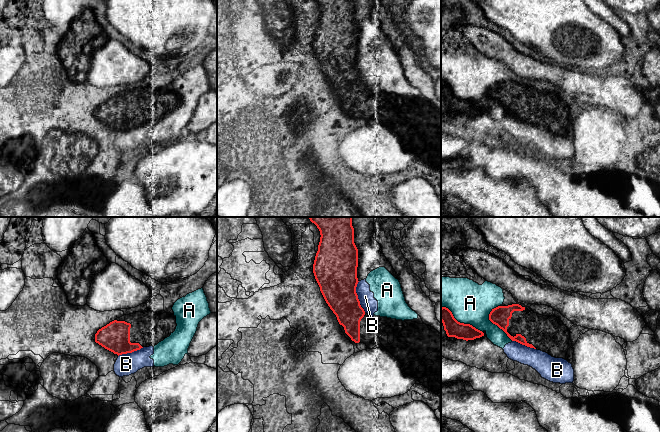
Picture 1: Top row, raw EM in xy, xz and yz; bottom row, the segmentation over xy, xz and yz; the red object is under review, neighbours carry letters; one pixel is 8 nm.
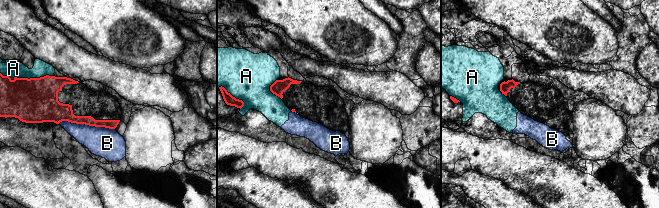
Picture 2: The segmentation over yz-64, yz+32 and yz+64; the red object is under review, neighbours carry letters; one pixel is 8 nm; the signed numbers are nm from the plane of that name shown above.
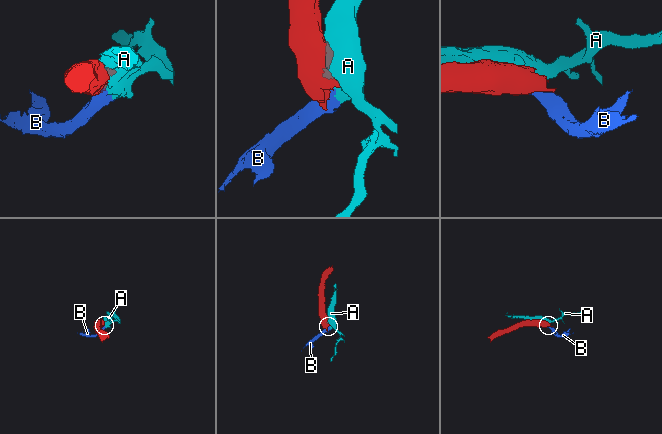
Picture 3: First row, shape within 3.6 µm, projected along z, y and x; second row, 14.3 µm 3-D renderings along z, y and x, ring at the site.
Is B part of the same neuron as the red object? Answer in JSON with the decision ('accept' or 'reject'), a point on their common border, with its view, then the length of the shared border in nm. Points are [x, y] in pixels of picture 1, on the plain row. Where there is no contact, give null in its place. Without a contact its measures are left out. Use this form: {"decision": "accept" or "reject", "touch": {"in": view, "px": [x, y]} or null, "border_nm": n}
{"decision": "reject", "touch": {"in": "xz", "px": [357, 73]}, "border_nm": 260}

